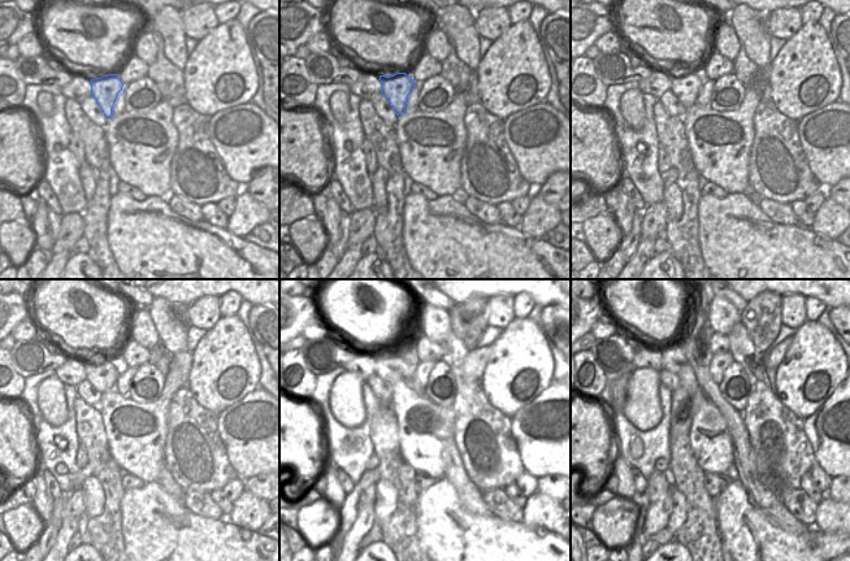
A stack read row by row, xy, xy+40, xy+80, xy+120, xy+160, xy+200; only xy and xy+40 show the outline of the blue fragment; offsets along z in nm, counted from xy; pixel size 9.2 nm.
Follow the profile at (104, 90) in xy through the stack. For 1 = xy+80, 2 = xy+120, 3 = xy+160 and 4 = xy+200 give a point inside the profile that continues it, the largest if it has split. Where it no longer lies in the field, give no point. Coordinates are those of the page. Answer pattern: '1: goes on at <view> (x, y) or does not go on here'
1: goes on at xy+80 (686, 85)
2: goes on at xy+120 (100, 372)
3: goes on at xy+160 (390, 368)
4: goes on at xy+200 (673, 356)

